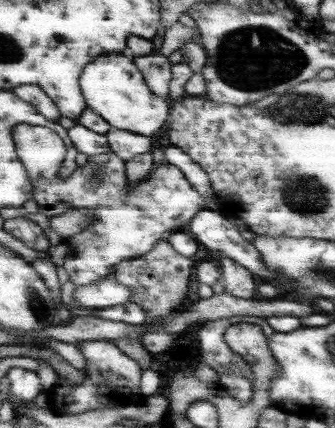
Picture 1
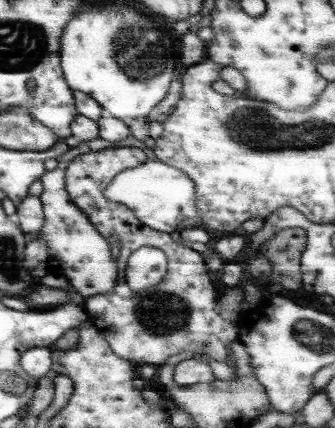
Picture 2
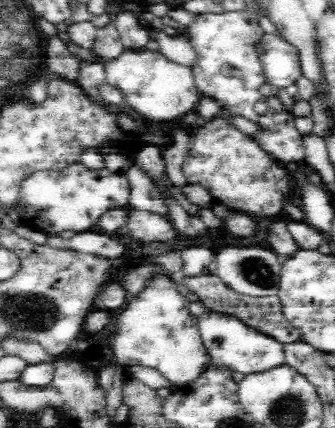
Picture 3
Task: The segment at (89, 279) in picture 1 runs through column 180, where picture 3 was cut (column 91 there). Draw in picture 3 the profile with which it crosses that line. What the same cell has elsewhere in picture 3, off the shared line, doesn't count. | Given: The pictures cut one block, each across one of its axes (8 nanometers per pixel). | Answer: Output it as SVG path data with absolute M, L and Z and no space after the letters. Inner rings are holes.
M82 162L68 164L62 170L38 170L30 174L24 184L20 184L20 196L16 198L18 204L14 204L16 214L20 214L20 220L24 226L36 232L44 232L50 236L56 236L60 232L74 230L74 234L92 232L100 224L100 218L106 212L128 208L128 194L130 184L126 176L104 170L90 170Z

